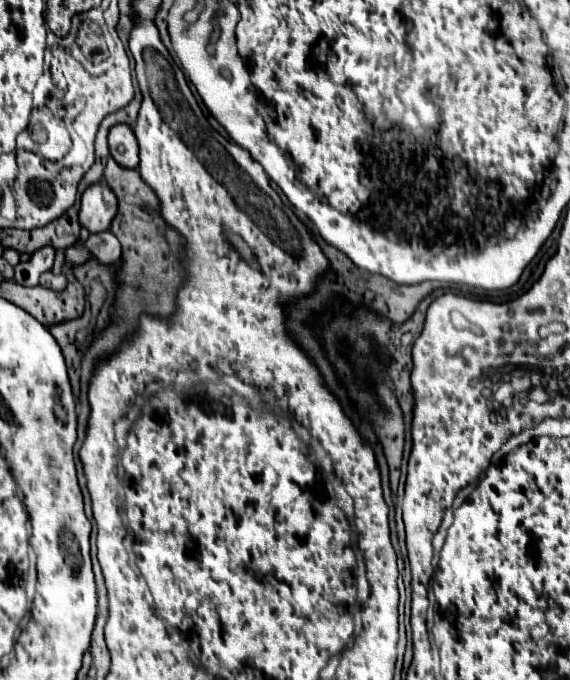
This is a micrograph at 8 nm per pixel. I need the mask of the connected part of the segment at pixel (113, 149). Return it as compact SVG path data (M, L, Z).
M114 125L110 129L110 155L122 167L136 167L138 165L138 143L130 125Z

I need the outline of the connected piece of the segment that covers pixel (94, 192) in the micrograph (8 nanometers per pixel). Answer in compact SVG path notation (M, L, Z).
M98 181L92 183L84 195L82 195L82 207L80 207L80 223L90 233L106 231L118 211L118 199L114 191L108 187L108 183Z

